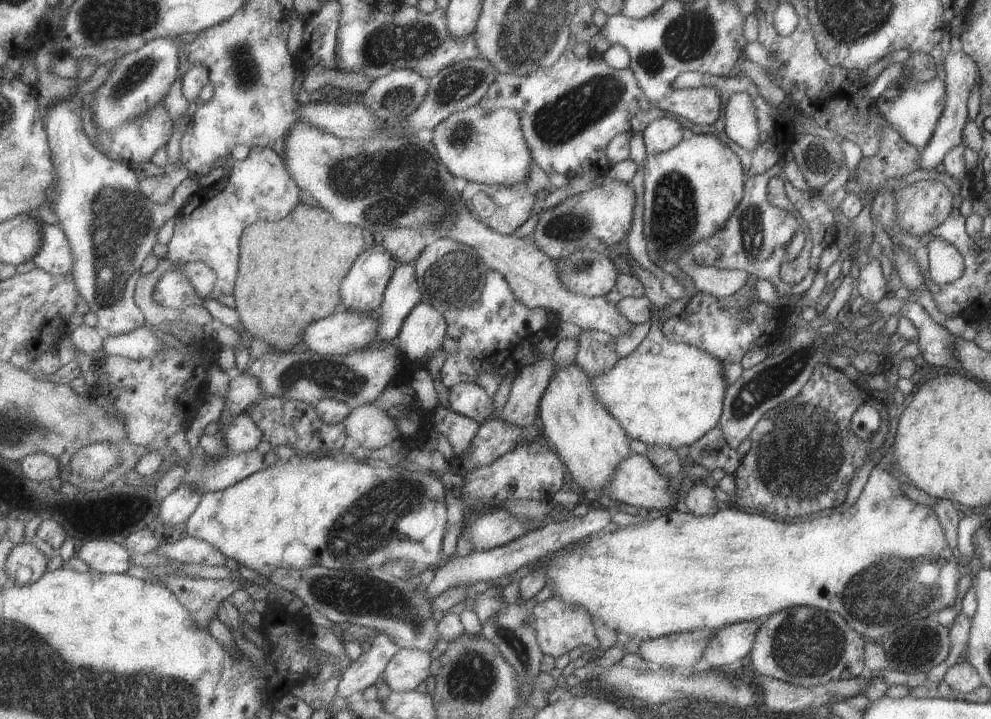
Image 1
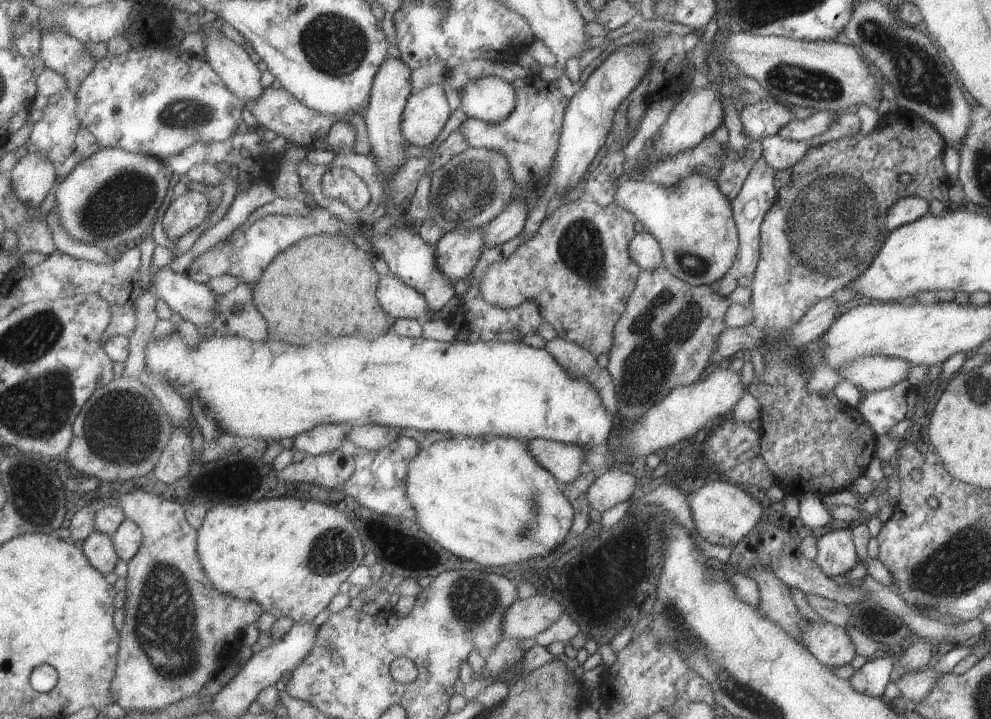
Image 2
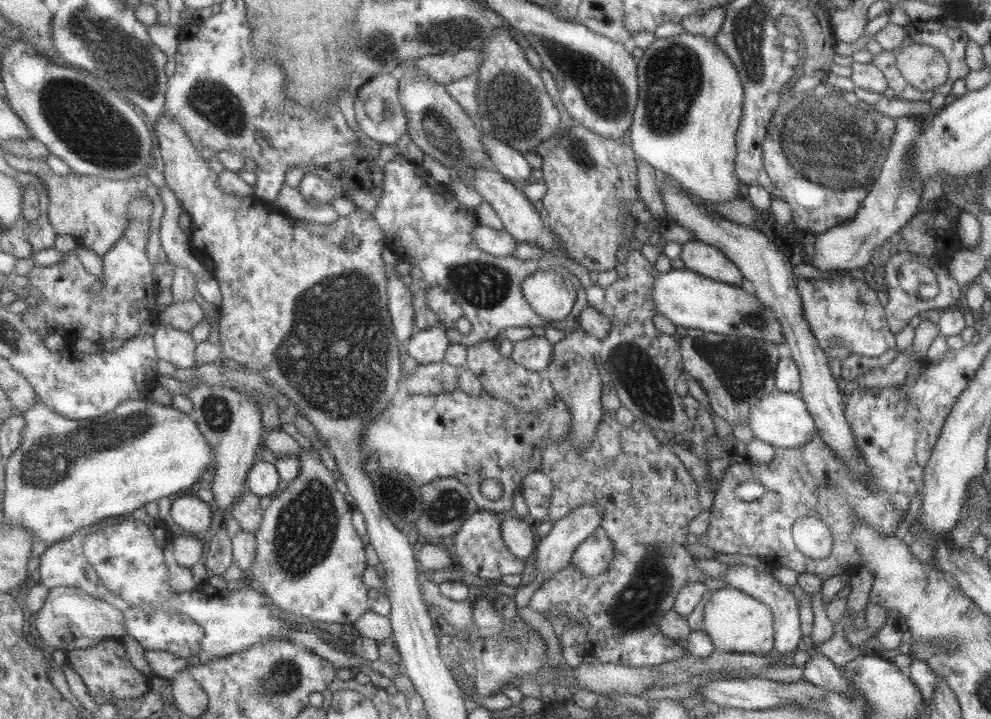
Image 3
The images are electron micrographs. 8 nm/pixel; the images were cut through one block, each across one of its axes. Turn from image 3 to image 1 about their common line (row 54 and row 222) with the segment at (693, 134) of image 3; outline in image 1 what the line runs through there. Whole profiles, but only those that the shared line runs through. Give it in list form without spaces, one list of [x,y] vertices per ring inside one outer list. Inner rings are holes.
[[[688,134],[673,148],[660,153],[647,153],[643,167],[643,236],[646,253],[653,263],[673,263],[684,251],[709,238],[720,229],[739,204],[744,180],[738,155],[713,135]]]

